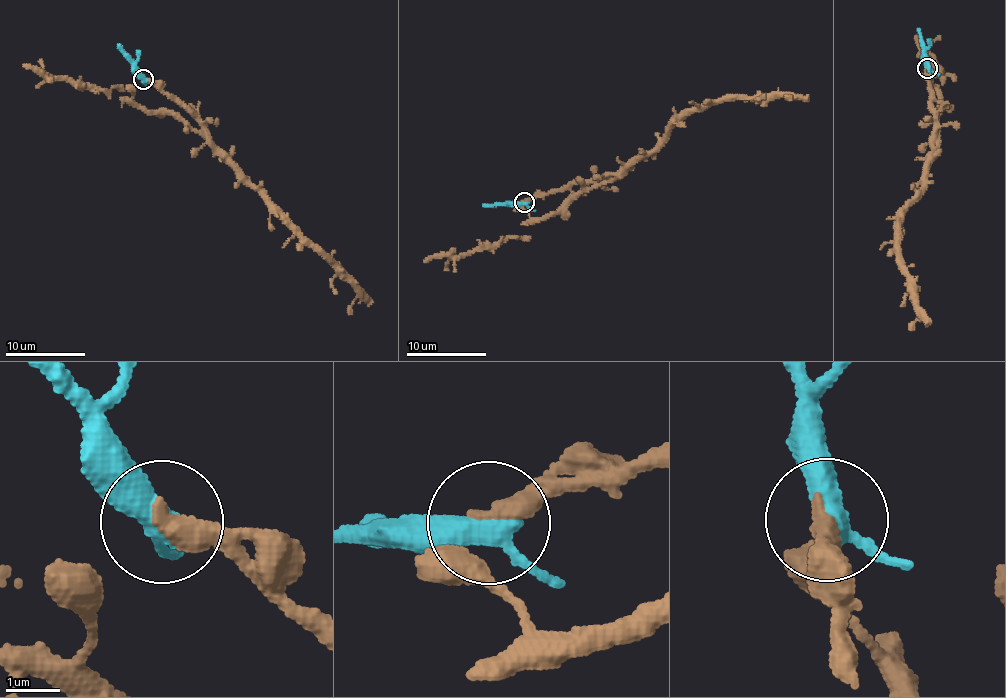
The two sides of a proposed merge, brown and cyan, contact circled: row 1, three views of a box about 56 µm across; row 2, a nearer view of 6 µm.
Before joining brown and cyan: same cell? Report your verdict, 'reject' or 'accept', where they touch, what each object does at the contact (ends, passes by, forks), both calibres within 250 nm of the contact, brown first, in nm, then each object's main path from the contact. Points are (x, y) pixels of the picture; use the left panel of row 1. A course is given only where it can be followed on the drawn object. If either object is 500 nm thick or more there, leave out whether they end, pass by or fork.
accept; place (143, 79); brown ends; cyan passes by; calibres 400 and 420 nm; course brown (144, 79), (151, 80), (199, 123), (212, 151), (252, 184), (266, 204), (355, 289), (348, 314); course cyan (143, 78), (136, 63), (117, 44)

